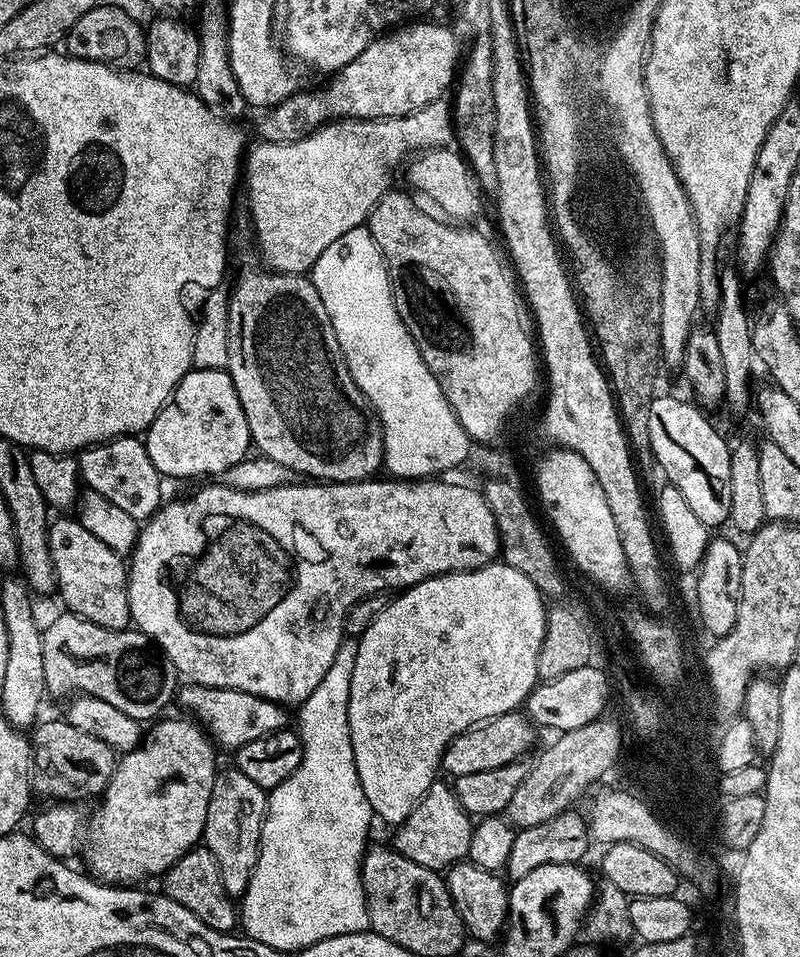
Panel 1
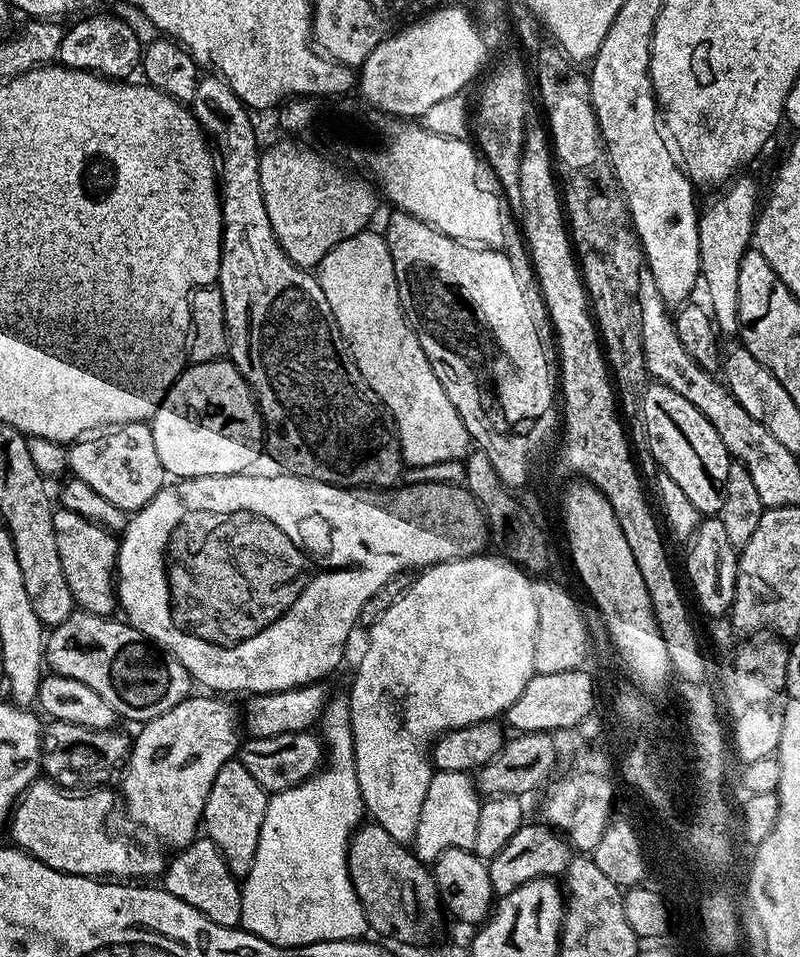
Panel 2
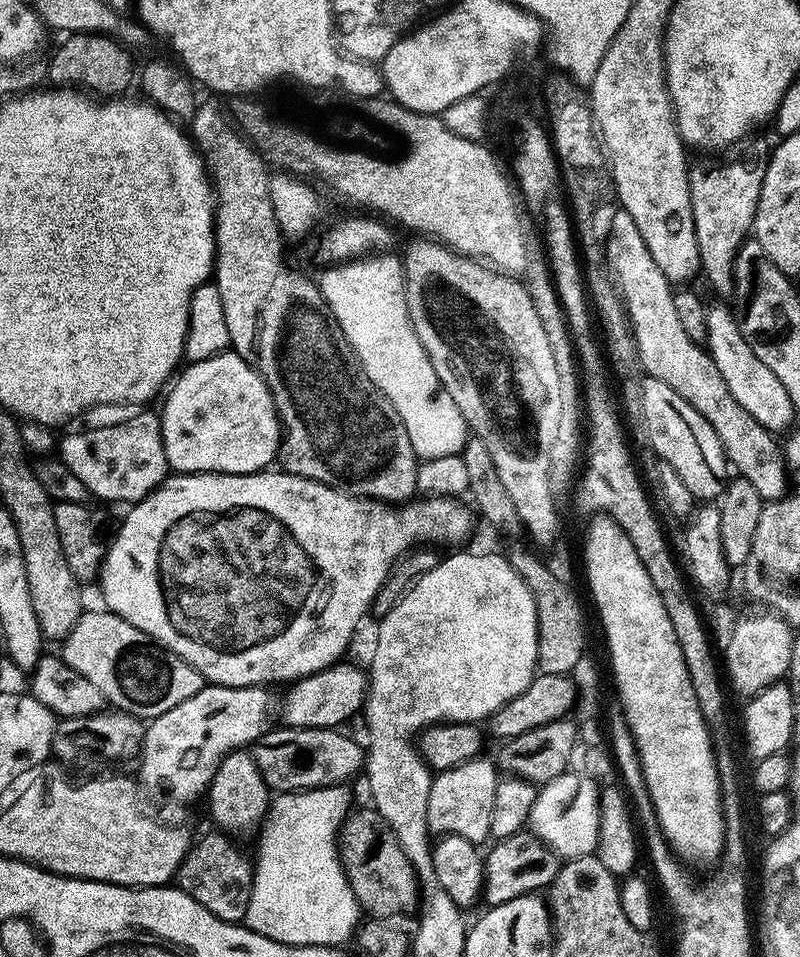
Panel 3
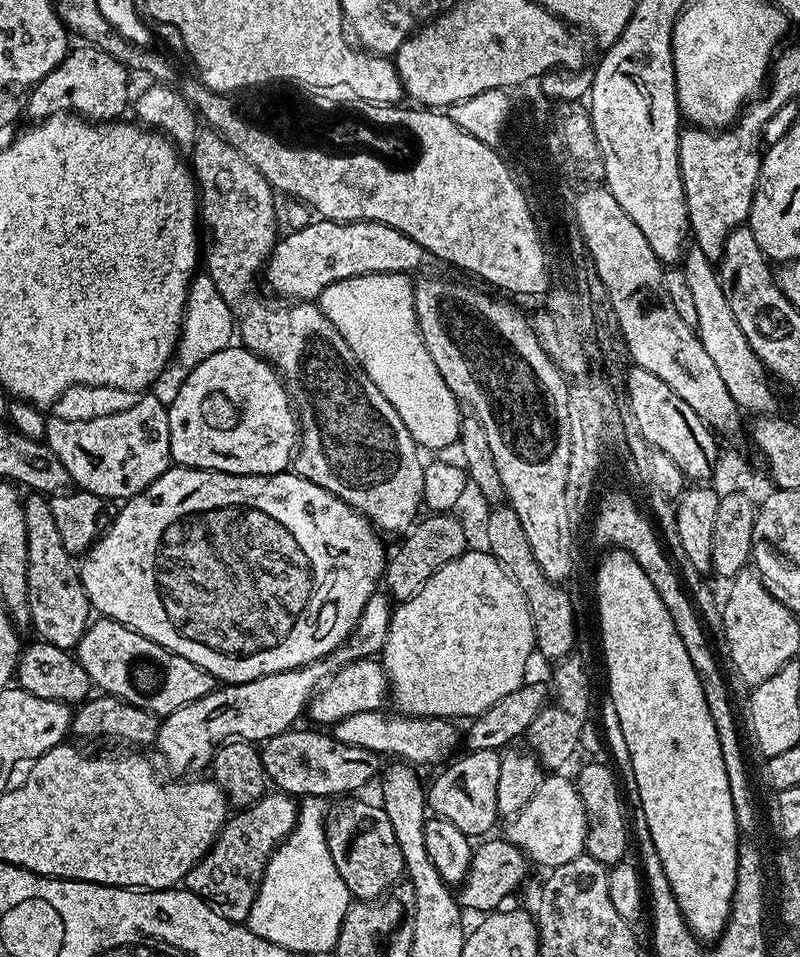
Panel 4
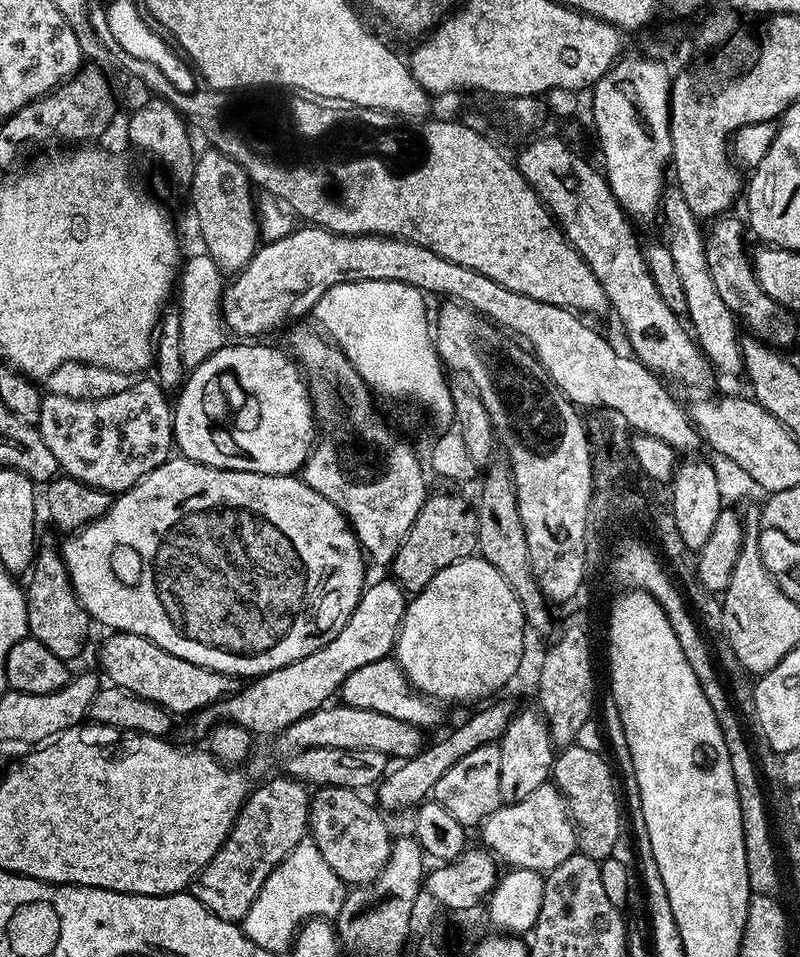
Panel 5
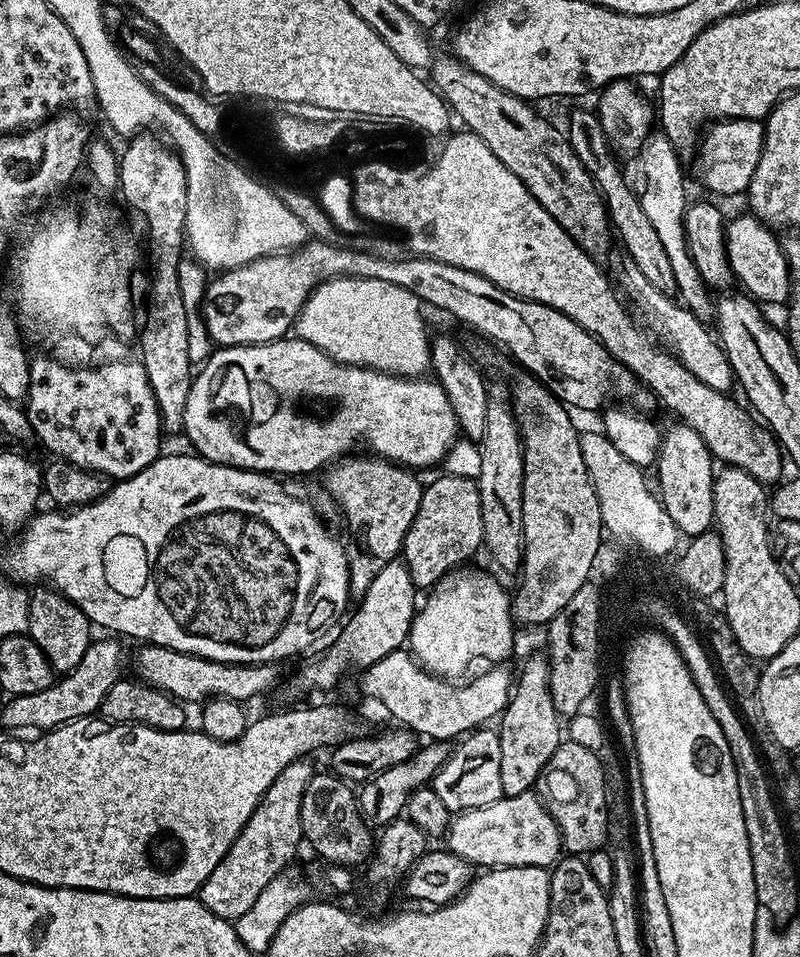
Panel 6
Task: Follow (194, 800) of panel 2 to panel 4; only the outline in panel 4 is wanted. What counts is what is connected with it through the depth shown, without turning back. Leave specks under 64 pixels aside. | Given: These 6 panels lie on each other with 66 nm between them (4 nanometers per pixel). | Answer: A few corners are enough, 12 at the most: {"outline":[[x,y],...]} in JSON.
{"outline":[[387,595],[323,660],[216,691],[160,720],[155,751],[176,774],[216,745],[289,731],[343,664],[375,657]]}

